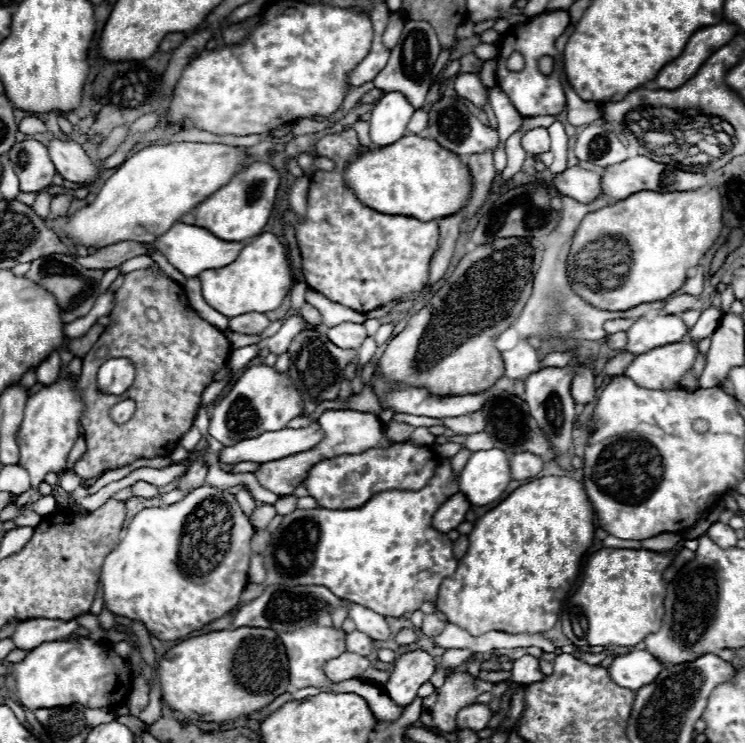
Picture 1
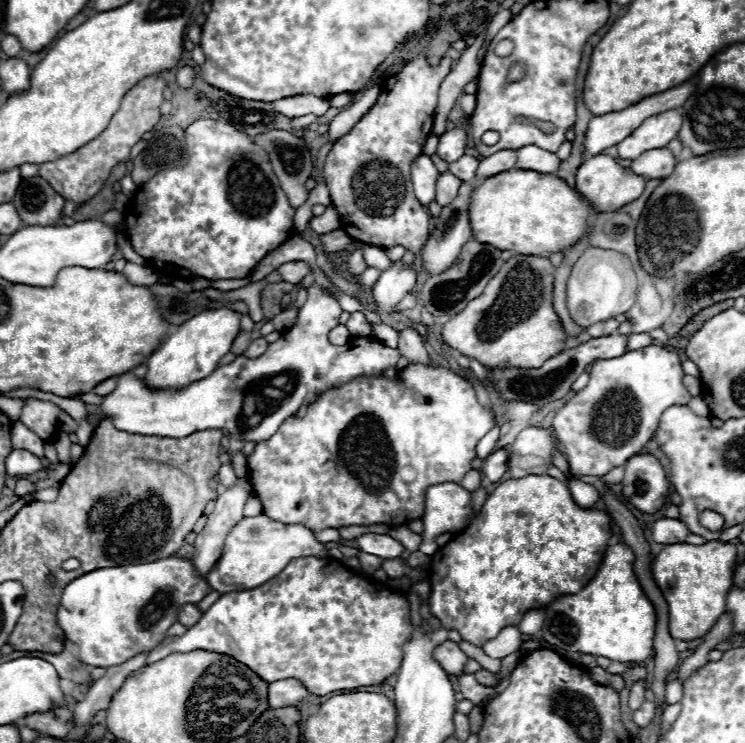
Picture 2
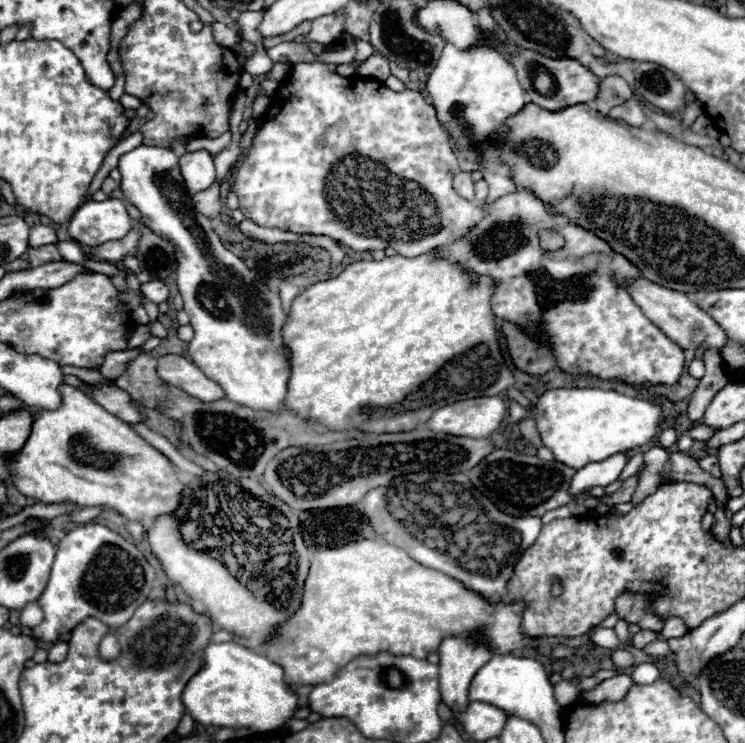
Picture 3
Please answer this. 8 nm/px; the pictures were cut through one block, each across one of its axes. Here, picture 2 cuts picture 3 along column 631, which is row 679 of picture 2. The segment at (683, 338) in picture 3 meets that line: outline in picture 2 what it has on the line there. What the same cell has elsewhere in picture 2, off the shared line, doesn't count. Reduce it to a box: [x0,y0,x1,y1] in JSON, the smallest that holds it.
[268,678,308,708]

